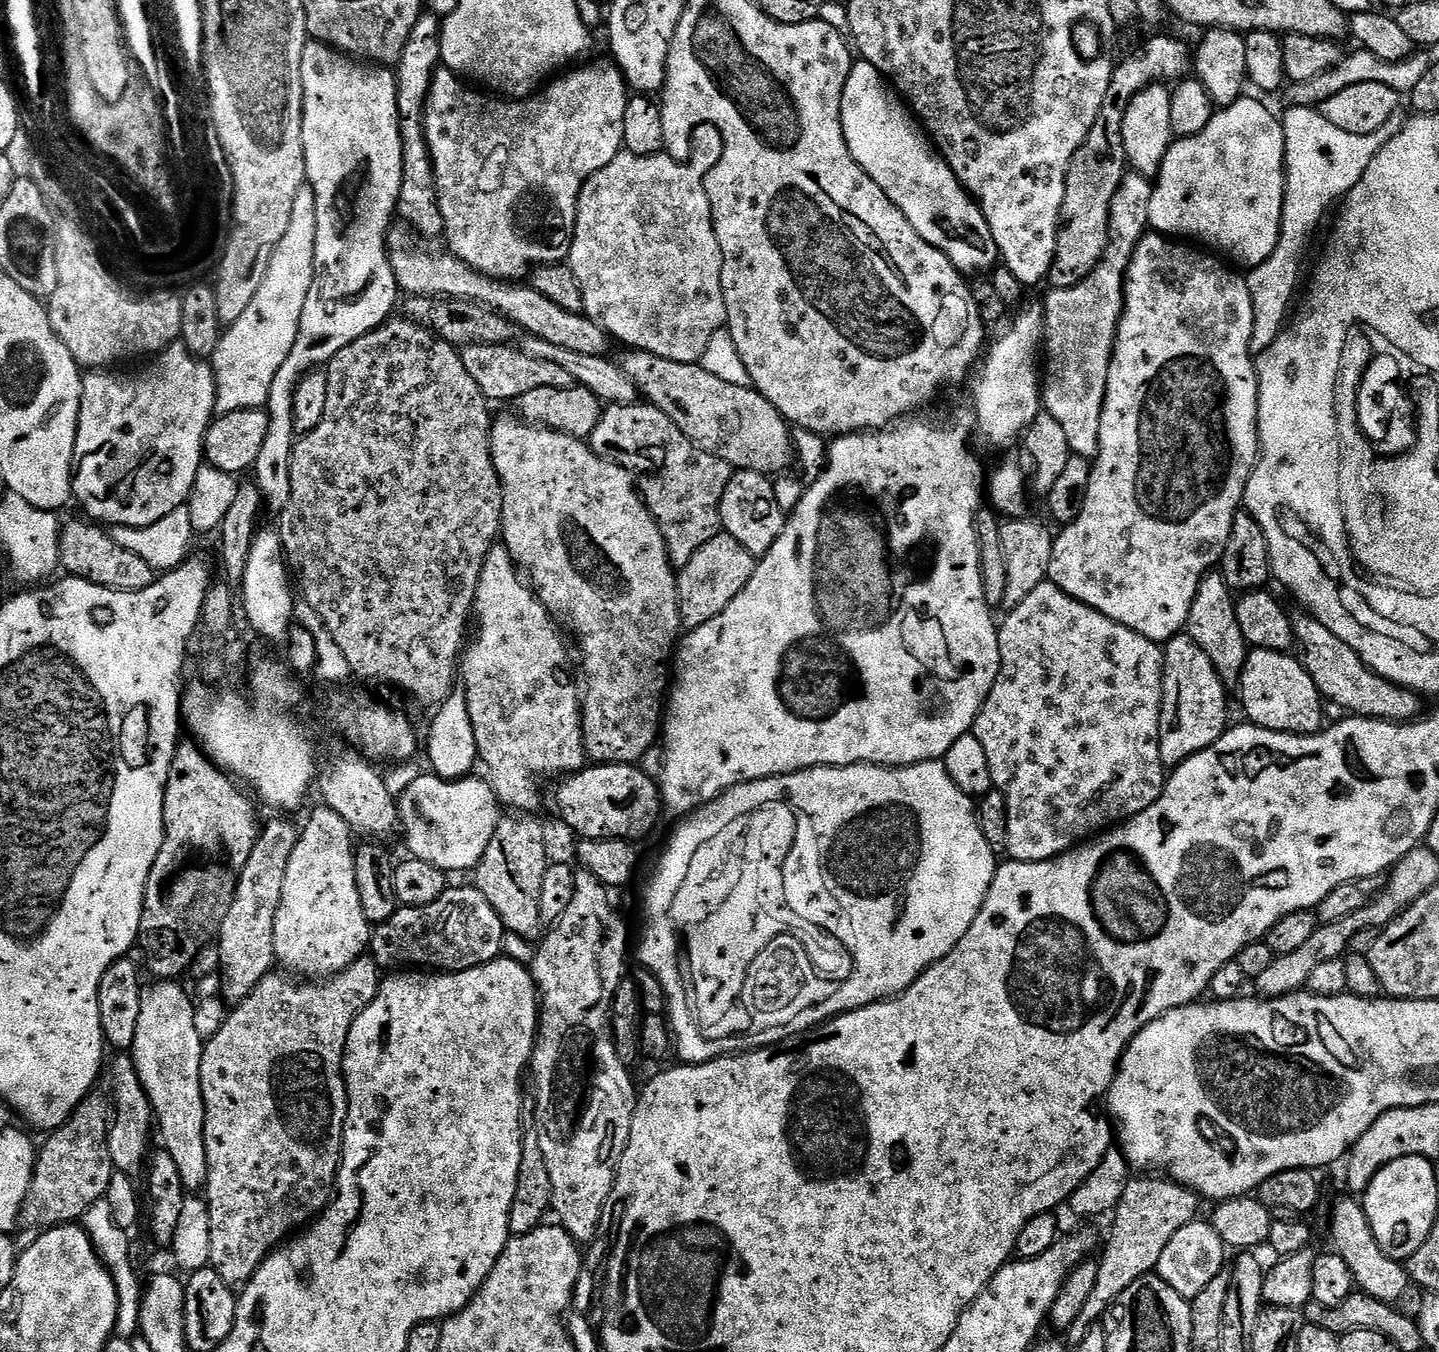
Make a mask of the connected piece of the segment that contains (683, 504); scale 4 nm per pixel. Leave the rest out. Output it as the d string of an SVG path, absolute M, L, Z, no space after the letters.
M609 404L601 411L590 443L594 454L622 466L636 482L650 514L662 530L668 559L679 570L710 538L721 535L720 503L733 469L722 458L699 448L653 404Z

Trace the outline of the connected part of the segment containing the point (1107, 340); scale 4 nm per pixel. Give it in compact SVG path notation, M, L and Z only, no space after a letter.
M1129 171L1122 178L1122 182L1118 186L1118 192L1114 194L1114 200L1110 202L1110 226L1108 227L1108 245L1102 254L1102 258L1098 262L1098 266L1089 276L1082 282L1078 282L1078 286L1070 286L1069 288L1052 288L1049 296L1042 300L1044 309L1044 338L1042 341L1043 359L1048 359L1048 365L1042 368L1042 408L1053 416L1054 421L1062 426L1063 433L1069 442L1069 450L1073 456L1083 456L1085 458L1095 457L1096 451L1100 449L1100 423L1102 422L1102 406L1106 398L1106 378L1110 374L1110 362L1112 361L1112 351L1116 345L1116 331L1120 325L1120 315L1124 312L1124 273L1128 271L1130 266L1130 258L1134 254L1134 250L1138 246L1138 242L1149 231L1148 215L1150 214L1150 198L1152 197L1153 181L1147 176L1136 171Z

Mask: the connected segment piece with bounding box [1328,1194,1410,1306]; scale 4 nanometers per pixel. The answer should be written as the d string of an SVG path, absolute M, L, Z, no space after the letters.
M1344 1194L1332 1208L1332 1221L1328 1224L1328 1232L1332 1235L1331 1251L1340 1255L1346 1266L1350 1266L1355 1287L1365 1292L1367 1296L1378 1298L1386 1304L1399 1305L1399 1300L1407 1294L1408 1288L1410 1289L1405 1265L1390 1258L1378 1246L1374 1230L1370 1230L1370 1222L1364 1213L1363 1203L1351 1195Z

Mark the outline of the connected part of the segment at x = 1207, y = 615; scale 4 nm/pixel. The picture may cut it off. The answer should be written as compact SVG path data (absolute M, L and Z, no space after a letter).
M1218 570L1205 576L1198 586L1198 594L1194 594L1194 602L1188 615L1187 635L1210 658L1210 662L1225 686L1239 685L1242 666L1246 662L1250 646L1244 641L1242 626L1238 626L1234 593Z

